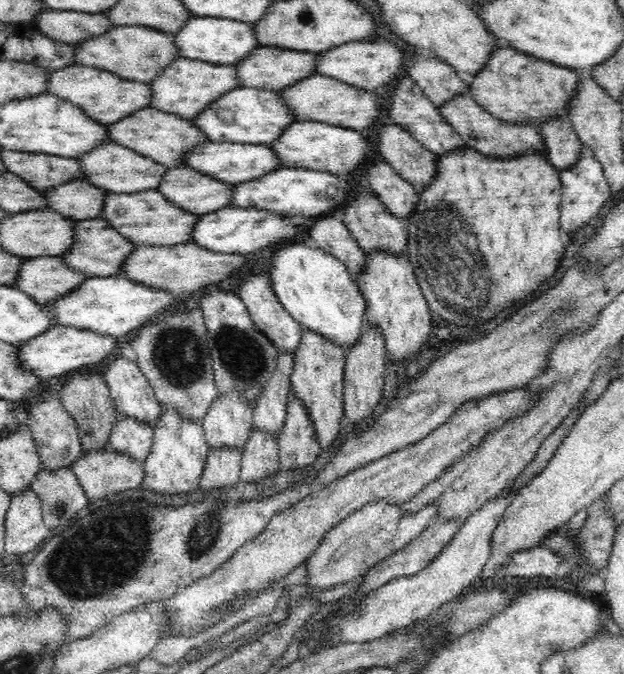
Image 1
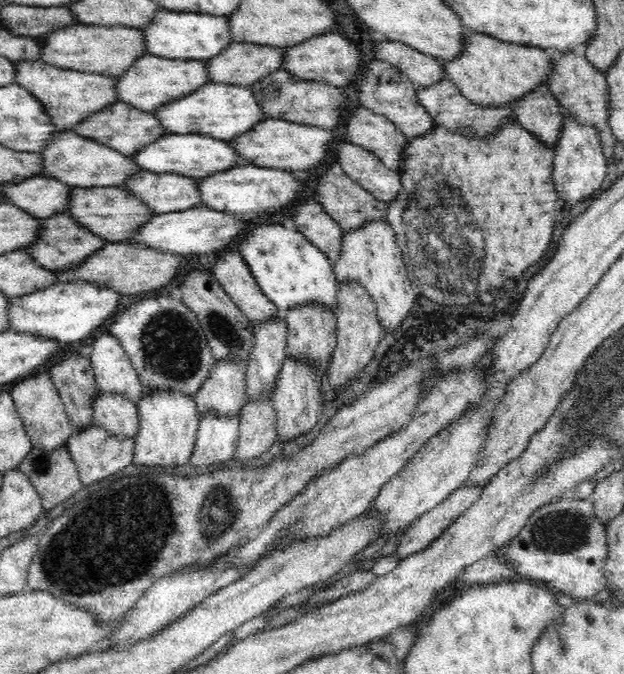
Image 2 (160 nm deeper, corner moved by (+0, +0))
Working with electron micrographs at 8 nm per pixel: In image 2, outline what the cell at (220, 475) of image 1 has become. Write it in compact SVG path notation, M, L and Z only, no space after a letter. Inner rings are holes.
M208 412L204 416L199 416L200 426L196 446L192 451L189 463L192 466L206 468L209 466L227 466L228 460L234 459L239 440L239 420L234 417L219 416L214 412Z

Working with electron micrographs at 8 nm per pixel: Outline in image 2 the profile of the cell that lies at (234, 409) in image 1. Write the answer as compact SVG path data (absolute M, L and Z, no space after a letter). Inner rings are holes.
M220 360L214 364L208 380L192 397L200 416L214 412L239 420L242 406L249 401L245 366L240 360Z

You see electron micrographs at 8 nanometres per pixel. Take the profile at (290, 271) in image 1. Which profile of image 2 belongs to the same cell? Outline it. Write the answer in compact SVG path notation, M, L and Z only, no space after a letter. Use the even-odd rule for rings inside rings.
M253 220L254 223L250 222L250 228L236 243L262 292L280 309L288 310L306 303L318 303L326 305L334 313L340 282L325 253L300 231L288 229L277 222Z

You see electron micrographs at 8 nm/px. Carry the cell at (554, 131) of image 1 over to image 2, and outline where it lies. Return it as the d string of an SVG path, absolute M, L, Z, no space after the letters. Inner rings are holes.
M538 85L508 107L526 130L553 150L561 133L564 112L548 85Z

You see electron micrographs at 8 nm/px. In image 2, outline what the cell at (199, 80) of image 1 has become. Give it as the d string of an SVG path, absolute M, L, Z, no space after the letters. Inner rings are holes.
M148 53L139 56L127 71L114 79L118 100L150 113L161 104L189 95L204 84L213 82L206 72L204 61L168 59Z

